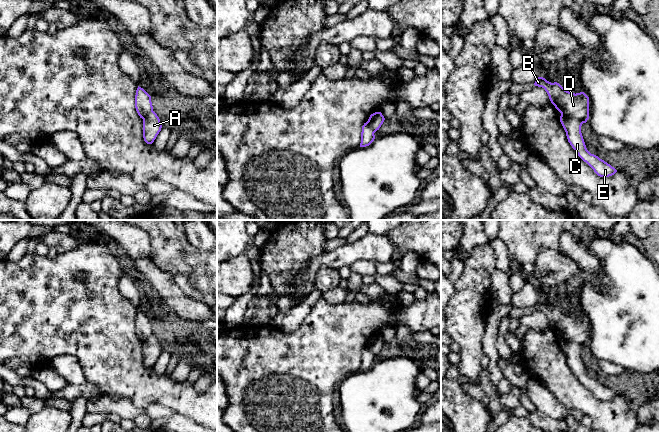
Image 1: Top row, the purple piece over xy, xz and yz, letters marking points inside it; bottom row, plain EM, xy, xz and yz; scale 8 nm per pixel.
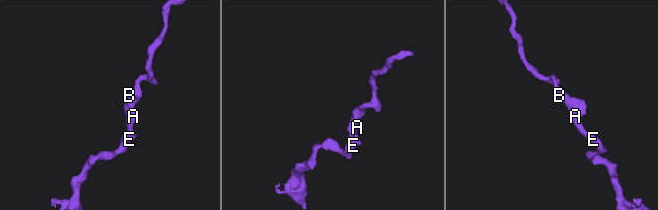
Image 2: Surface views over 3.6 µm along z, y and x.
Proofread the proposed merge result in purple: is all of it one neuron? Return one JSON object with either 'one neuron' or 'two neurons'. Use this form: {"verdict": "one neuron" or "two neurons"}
{"verdict": "two neurons"}

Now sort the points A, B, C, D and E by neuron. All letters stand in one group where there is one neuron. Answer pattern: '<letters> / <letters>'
A C E / B D

